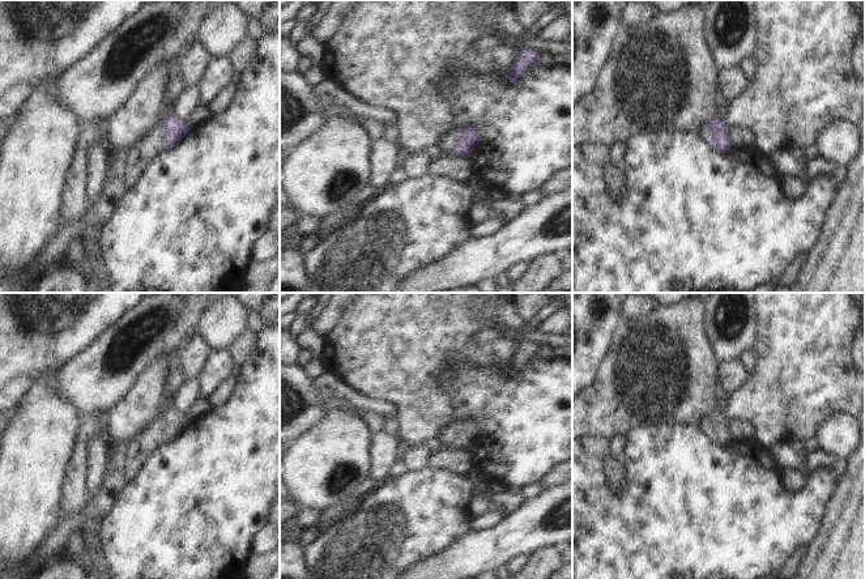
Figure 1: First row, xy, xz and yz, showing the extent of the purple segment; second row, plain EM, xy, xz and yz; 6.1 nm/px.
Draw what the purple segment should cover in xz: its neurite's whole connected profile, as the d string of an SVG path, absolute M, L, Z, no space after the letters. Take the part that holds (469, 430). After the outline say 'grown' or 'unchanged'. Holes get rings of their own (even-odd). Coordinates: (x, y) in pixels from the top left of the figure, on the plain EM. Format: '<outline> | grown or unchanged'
M474 417L448 422L438 434L442 443L466 451L480 437L481 429Z | grown

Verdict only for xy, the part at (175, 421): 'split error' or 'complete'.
split error

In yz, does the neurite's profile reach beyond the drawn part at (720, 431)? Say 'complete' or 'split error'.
split error

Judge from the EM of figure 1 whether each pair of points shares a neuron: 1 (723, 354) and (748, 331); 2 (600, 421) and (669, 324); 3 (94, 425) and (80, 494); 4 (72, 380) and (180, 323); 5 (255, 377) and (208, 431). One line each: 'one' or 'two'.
1: one
2: one
3: one
4: one
5: one

